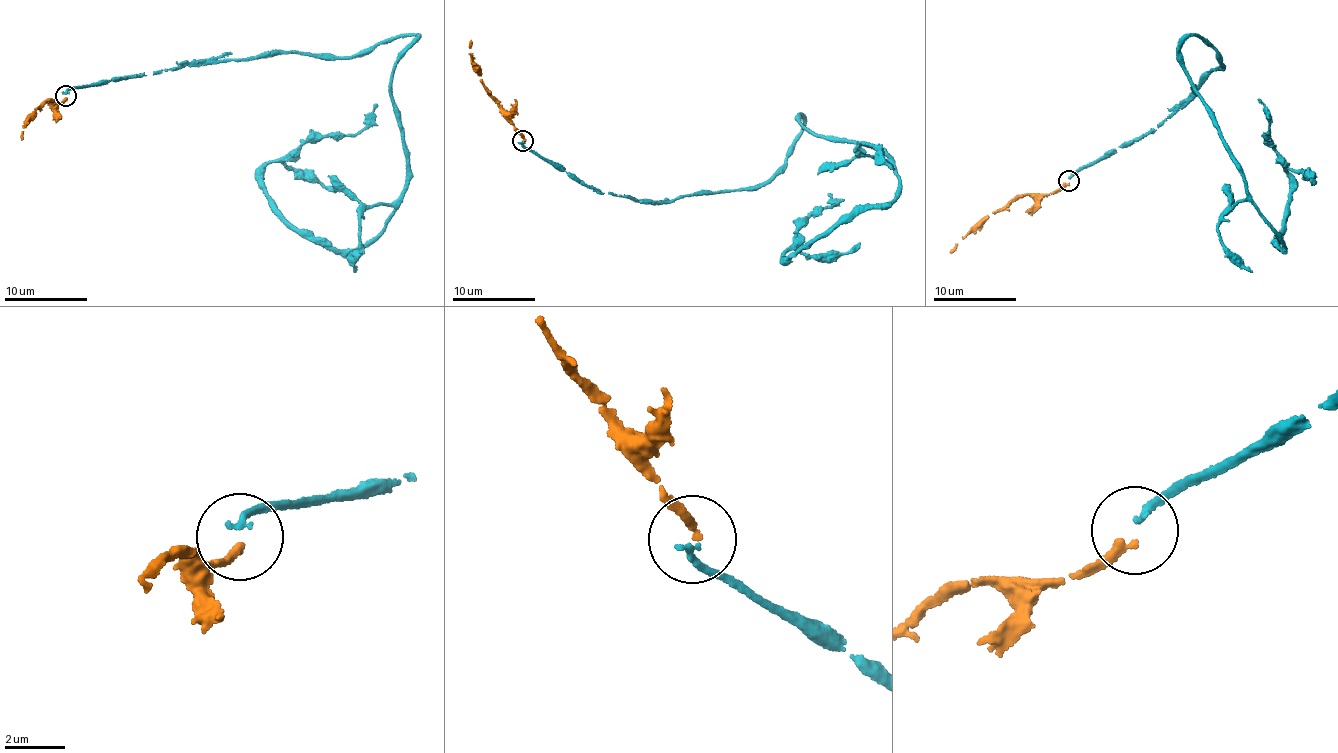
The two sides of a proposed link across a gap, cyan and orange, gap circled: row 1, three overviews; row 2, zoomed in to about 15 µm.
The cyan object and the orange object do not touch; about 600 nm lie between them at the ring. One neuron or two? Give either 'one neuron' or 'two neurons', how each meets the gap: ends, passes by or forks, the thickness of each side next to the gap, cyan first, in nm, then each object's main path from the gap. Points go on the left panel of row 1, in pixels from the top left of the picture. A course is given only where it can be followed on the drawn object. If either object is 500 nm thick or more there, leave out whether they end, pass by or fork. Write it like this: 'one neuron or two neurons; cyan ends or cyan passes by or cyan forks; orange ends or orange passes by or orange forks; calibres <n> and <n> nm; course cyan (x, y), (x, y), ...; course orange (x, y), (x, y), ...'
two neurons; cyan ends; orange ends; calibres 240 and 320 nm; course cyan (64, 93), (416, 35), (390, 89), (403, 196), (342, 249), (285, 219), (262, 171), (354, 135), (375, 104); course orange (67, 99), (57, 104), (48, 99), (40, 102), (24, 127), (23, 139)

